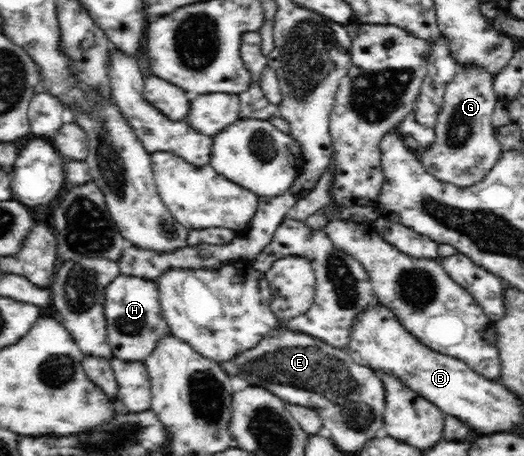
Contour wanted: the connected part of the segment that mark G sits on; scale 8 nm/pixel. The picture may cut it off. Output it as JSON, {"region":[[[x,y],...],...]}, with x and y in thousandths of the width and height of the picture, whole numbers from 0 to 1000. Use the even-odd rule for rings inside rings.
{"region":[[[880,143],[865,175],[853,184],[845,232],[834,250],[830,316],[813,325],[802,351],[840,399],[895,412],[918,399],[954,346],[960,329],[939,274],[939,250],[952,219],[941,175],[941,160],[918,143]]]}

